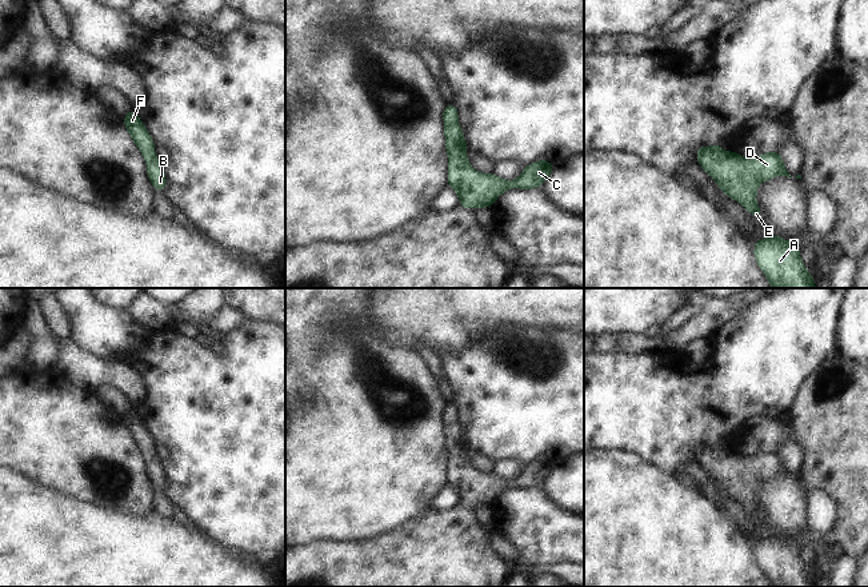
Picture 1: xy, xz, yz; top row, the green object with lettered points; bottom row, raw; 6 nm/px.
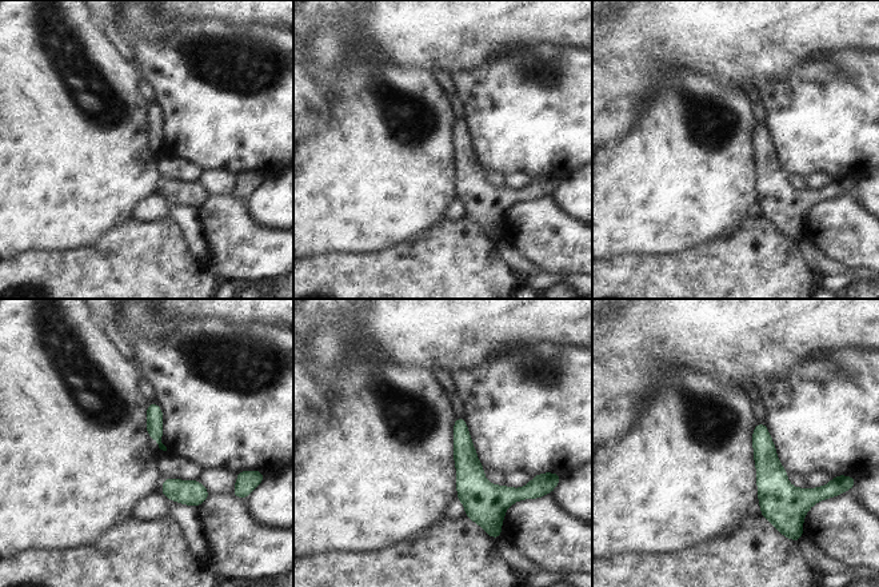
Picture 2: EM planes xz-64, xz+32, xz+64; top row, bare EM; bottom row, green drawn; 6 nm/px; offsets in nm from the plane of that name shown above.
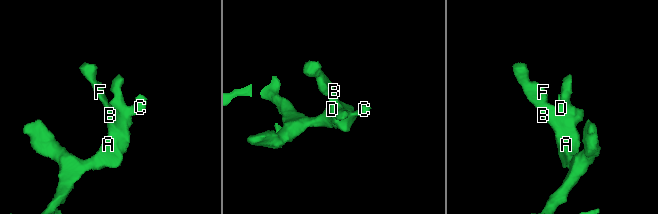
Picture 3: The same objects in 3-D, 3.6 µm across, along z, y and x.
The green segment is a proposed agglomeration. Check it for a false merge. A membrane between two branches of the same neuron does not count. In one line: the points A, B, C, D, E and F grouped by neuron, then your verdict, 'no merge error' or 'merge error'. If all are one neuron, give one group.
A B C D E F; no merge error

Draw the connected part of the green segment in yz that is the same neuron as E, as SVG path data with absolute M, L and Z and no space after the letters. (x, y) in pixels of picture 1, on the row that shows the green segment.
M721 141L713 147L697 147L697 164L716 180L724 193L741 203L753 217L761 219L764 213L756 205L759 183L777 175L792 177L779 151L765 152L751 160L735 151L723 152L720 147Z

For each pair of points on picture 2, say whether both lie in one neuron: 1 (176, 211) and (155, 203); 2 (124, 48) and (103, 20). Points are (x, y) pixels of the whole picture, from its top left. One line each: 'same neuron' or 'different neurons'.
1: different neurons
2: same neuron

